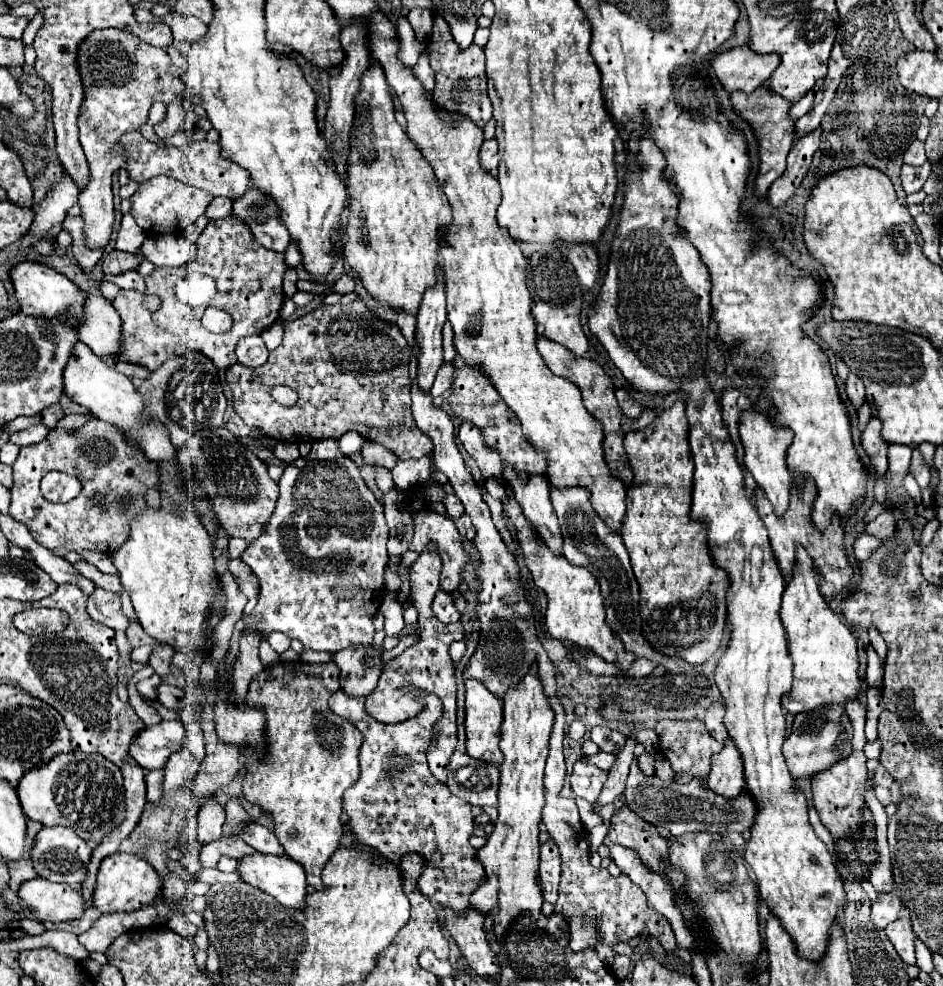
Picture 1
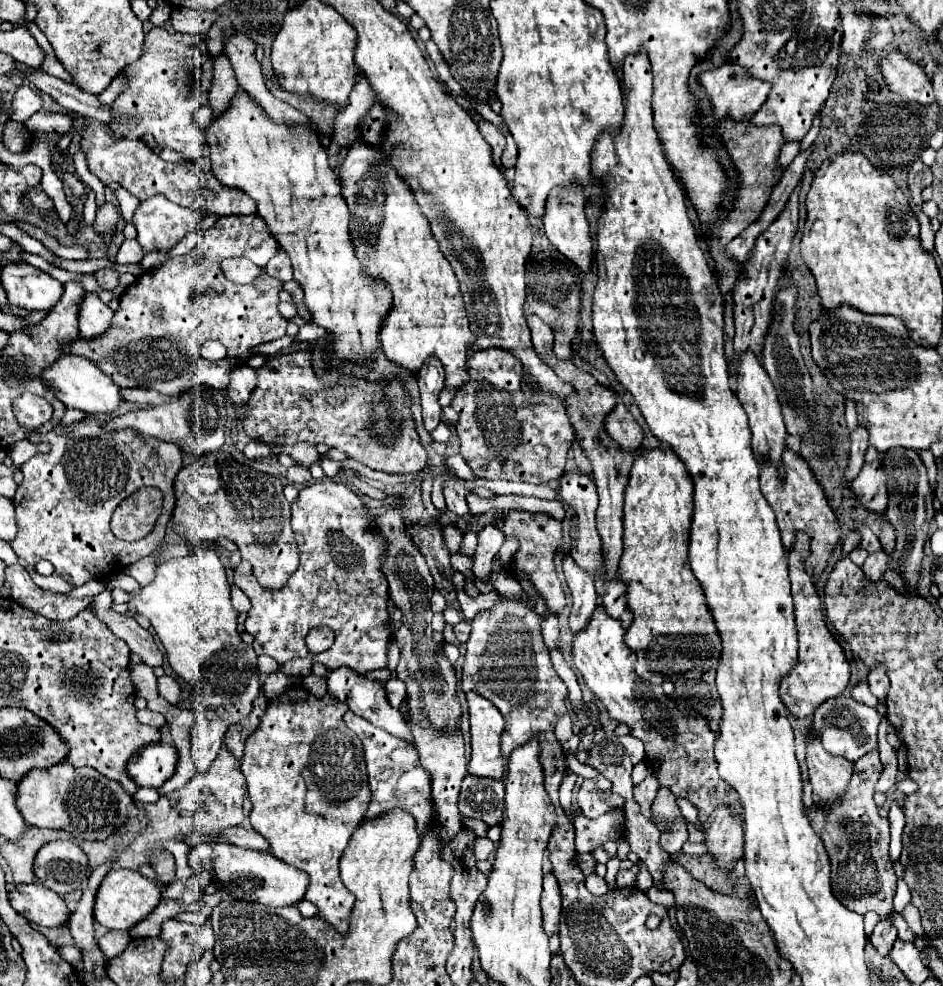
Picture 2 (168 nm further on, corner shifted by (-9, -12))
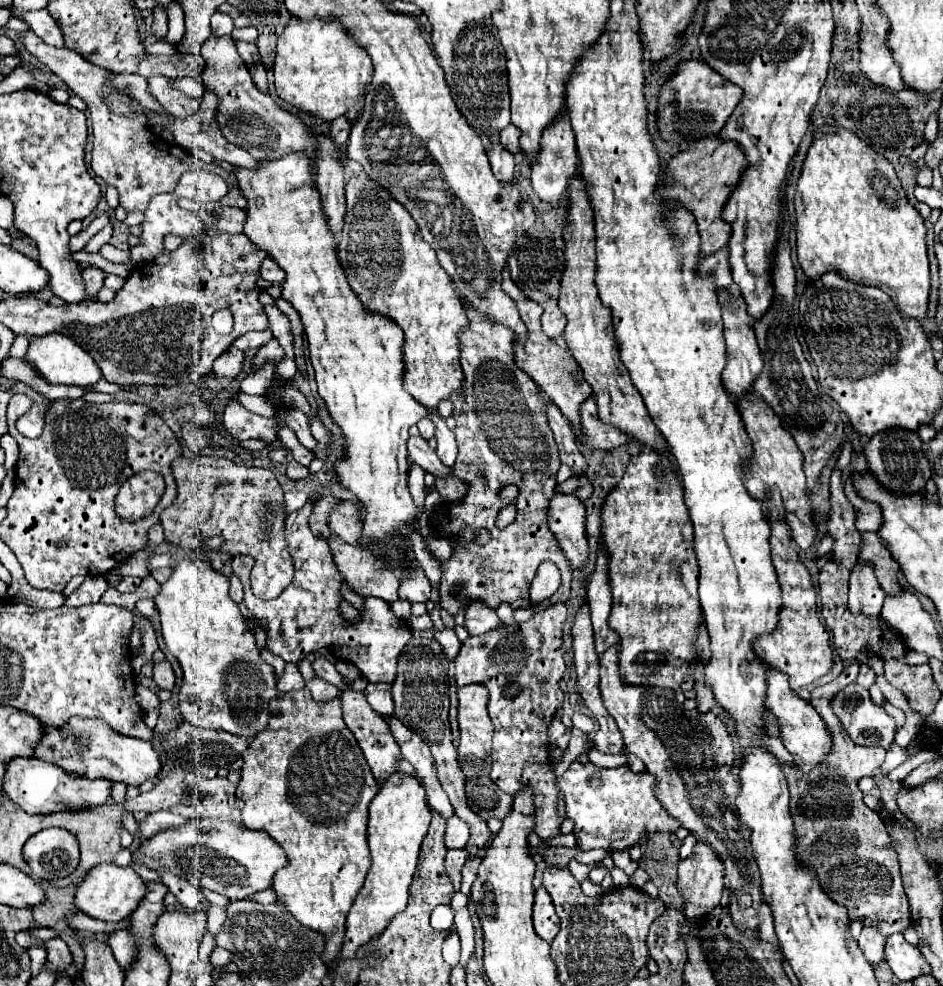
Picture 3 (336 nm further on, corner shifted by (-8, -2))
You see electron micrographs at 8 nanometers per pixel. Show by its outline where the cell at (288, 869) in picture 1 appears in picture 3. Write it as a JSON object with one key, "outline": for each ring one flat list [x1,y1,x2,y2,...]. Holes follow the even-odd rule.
{"outline":[[192,819,182,827,164,829,140,845,138,859,150,869,170,869,178,877,194,877,204,889,218,891,228,899,246,899,270,889,274,873,288,865,286,853,264,831,250,831,244,825,222,819]]}

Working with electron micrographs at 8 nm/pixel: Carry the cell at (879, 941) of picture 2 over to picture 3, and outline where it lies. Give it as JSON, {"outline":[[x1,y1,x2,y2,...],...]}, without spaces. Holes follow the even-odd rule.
{"outline":[[864,927,860,937,858,937,858,943,860,943,860,949,864,953,864,957,876,965,884,959,884,947,886,947,886,937,882,937,878,933,878,929,874,927]]}

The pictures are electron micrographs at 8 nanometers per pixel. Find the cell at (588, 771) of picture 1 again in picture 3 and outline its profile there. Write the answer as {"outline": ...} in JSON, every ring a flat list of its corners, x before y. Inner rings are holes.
{"outline":[[574,761,570,769,556,779,556,785,564,793,566,815,574,821,574,835,578,847,584,851,594,847,620,851,636,845,642,835,650,837,660,831,676,833,680,829,678,821,674,821,674,817,670,817,670,813,662,809,662,803,656,797,656,777,650,773,636,775,630,771,628,765,606,769,592,763,582,765],[594,771,602,773,602,787,598,789,588,785,588,775]]}

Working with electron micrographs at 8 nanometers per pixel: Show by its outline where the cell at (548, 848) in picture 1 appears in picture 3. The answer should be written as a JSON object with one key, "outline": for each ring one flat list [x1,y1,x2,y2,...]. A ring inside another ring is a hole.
{"outline":[[542,885,536,891,536,901,534,901,534,929,544,941,552,941,558,933,560,919,554,911,554,905,550,901,550,895,546,893,546,887]]}

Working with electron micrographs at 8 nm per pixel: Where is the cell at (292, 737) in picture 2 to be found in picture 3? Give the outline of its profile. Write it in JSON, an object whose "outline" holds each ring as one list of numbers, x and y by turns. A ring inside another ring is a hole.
{"outline":[[298,689,272,699,268,727,256,735,244,757,242,779,236,787,236,797,244,801,242,821,248,829,266,831,286,851,290,865,274,875,272,889,290,915,294,915,302,925,318,929,328,937,322,959,332,963,340,955,348,911,358,889,362,889,362,881,370,867,366,845,368,805,378,793,378,783,366,765,360,745,342,721,340,697,318,703,312,699,308,689]]}

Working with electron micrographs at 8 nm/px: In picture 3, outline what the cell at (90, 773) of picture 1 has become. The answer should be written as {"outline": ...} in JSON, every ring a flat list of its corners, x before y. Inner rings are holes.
{"outline":[[16,757,14,761,6,763,6,779,4,779,4,793,26,813,46,815,54,813,54,803,64,805,70,811,80,809,94,809,98,805,106,805,110,801,112,783,106,779,88,779,66,773,62,767,46,763,36,757]]}

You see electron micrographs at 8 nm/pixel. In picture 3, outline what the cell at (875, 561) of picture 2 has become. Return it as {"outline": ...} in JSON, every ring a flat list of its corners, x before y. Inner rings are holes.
{"outline":[[856,565,850,575,848,609,852,613,880,615,884,597,886,593,882,593,882,587,874,577,874,569,870,569,870,565]]}

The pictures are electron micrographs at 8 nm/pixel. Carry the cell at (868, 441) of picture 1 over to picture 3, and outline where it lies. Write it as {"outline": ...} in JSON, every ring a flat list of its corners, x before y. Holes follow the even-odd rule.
{"outline":[[852,473,846,475,846,497,848,501,854,505,856,511,856,527,860,533,866,531,878,531,882,527,882,511,878,503,866,501,858,495,858,491,854,489,854,477]]}

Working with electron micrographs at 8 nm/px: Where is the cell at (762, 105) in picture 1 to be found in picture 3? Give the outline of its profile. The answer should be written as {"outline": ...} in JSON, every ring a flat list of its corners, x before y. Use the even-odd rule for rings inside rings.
{"outline":[[720,135,698,139,686,151,670,159,664,171,664,181,660,183,660,193,670,201,680,201,694,213,702,237,702,255,710,255,728,243,730,223,722,221,720,213,726,207,730,193,742,179,742,171,746,171,746,167,748,161,744,157,744,151,734,141,722,141]]}

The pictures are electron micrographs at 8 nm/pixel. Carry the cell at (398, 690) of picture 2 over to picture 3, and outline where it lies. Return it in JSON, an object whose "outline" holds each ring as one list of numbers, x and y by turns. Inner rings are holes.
{"outline":[[370,683,364,691,370,707,378,715,392,715,394,713,394,701,390,697,390,689,392,689,392,683]]}

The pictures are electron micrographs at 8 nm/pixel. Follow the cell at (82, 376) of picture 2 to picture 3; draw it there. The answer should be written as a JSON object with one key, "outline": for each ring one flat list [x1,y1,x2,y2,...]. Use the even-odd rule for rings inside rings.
{"outline":[[48,333,46,337,30,339,26,361,52,385,76,385,82,389,90,389,102,379,102,371,98,369,94,359,62,333]]}

